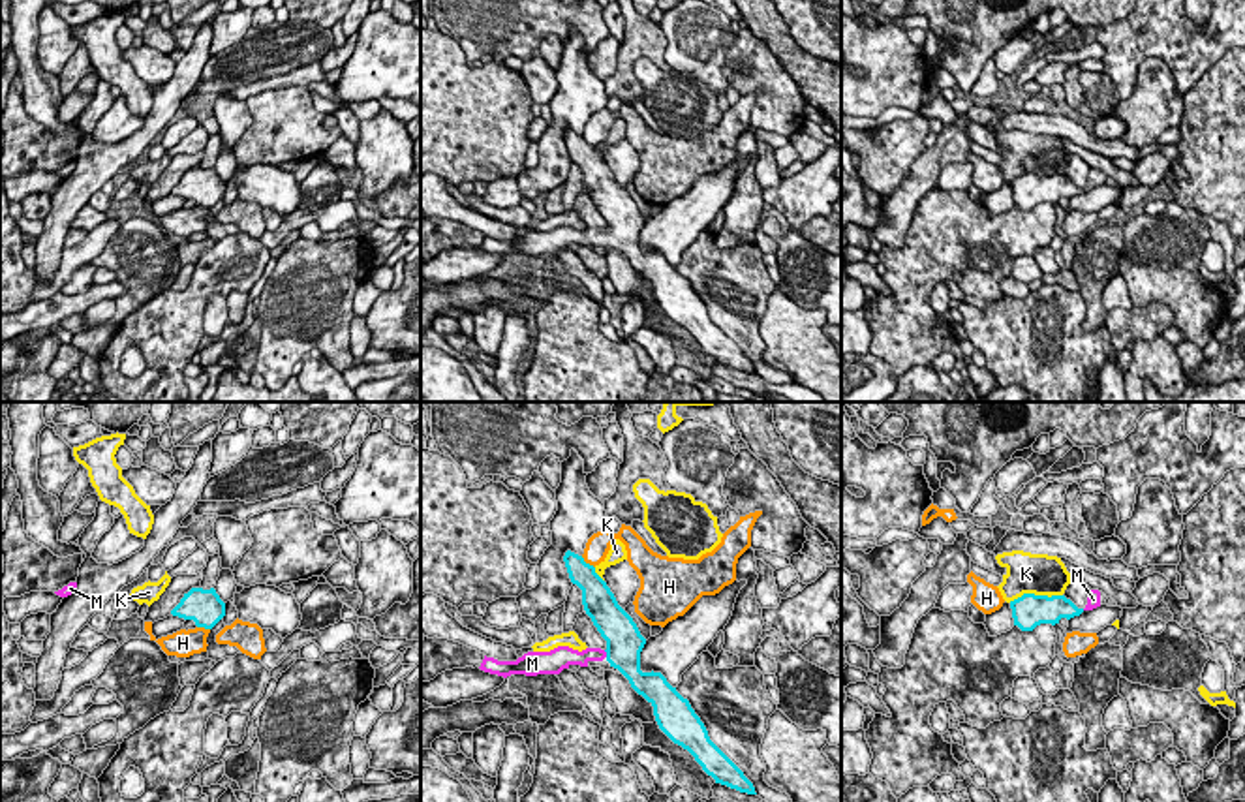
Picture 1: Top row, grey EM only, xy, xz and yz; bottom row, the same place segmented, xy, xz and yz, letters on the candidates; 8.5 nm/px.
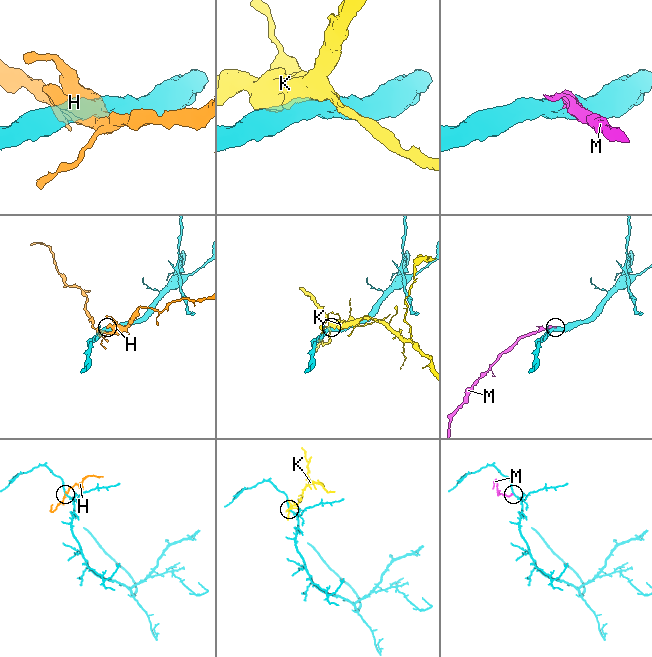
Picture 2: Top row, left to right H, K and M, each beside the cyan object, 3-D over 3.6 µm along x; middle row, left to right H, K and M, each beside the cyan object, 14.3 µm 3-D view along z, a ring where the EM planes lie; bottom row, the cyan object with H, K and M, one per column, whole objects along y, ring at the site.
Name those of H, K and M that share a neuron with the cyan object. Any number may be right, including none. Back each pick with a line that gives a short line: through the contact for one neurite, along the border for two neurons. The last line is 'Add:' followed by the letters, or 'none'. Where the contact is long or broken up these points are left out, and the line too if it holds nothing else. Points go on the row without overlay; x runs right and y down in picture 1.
M: line xz (624, 222), (607, 233), (590, 233)
Add: M

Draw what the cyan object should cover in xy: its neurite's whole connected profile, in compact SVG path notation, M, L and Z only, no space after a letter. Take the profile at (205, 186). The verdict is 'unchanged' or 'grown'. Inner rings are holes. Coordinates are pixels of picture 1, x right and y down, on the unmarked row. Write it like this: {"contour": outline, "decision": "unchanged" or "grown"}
{"contour": "M192 167L171 190L173 195L193 199L197 207L212 208L225 195L225 182L214 167Z", "decision": "unchanged"}

